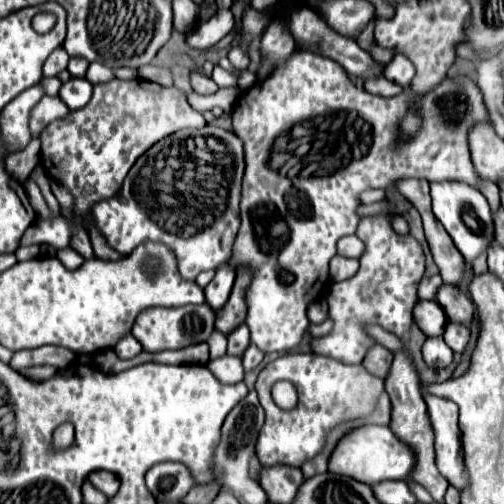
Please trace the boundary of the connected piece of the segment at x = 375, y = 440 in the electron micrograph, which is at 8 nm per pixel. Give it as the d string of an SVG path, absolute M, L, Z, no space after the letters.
M360 426L344 434L330 460L328 460L328 470L338 472L342 476L354 476L354 480L362 480L364 484L376 484L382 480L406 480L408 474L414 468L414 454L412 450L400 442L388 426Z

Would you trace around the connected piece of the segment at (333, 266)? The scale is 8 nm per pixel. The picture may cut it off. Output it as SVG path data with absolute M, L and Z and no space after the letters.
M334 256L334 260L330 262L330 280L350 278L352 274L356 274L356 270L358 270L358 260Z

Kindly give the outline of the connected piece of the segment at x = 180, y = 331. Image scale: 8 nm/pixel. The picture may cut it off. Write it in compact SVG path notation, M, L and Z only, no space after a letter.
M208 304L182 306L182 308L148 308L136 318L132 328L134 338L142 344L146 352L180 350L190 344L206 342L212 332L214 332L214 310Z

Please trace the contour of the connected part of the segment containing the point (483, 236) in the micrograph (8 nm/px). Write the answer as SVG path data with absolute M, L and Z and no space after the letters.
M432 182L430 184L432 194L432 212L438 218L438 222L446 228L450 238L454 240L456 248L464 256L464 260L470 264L482 250L486 250L494 238L494 224L490 216L490 206L484 198L484 194L462 182Z

